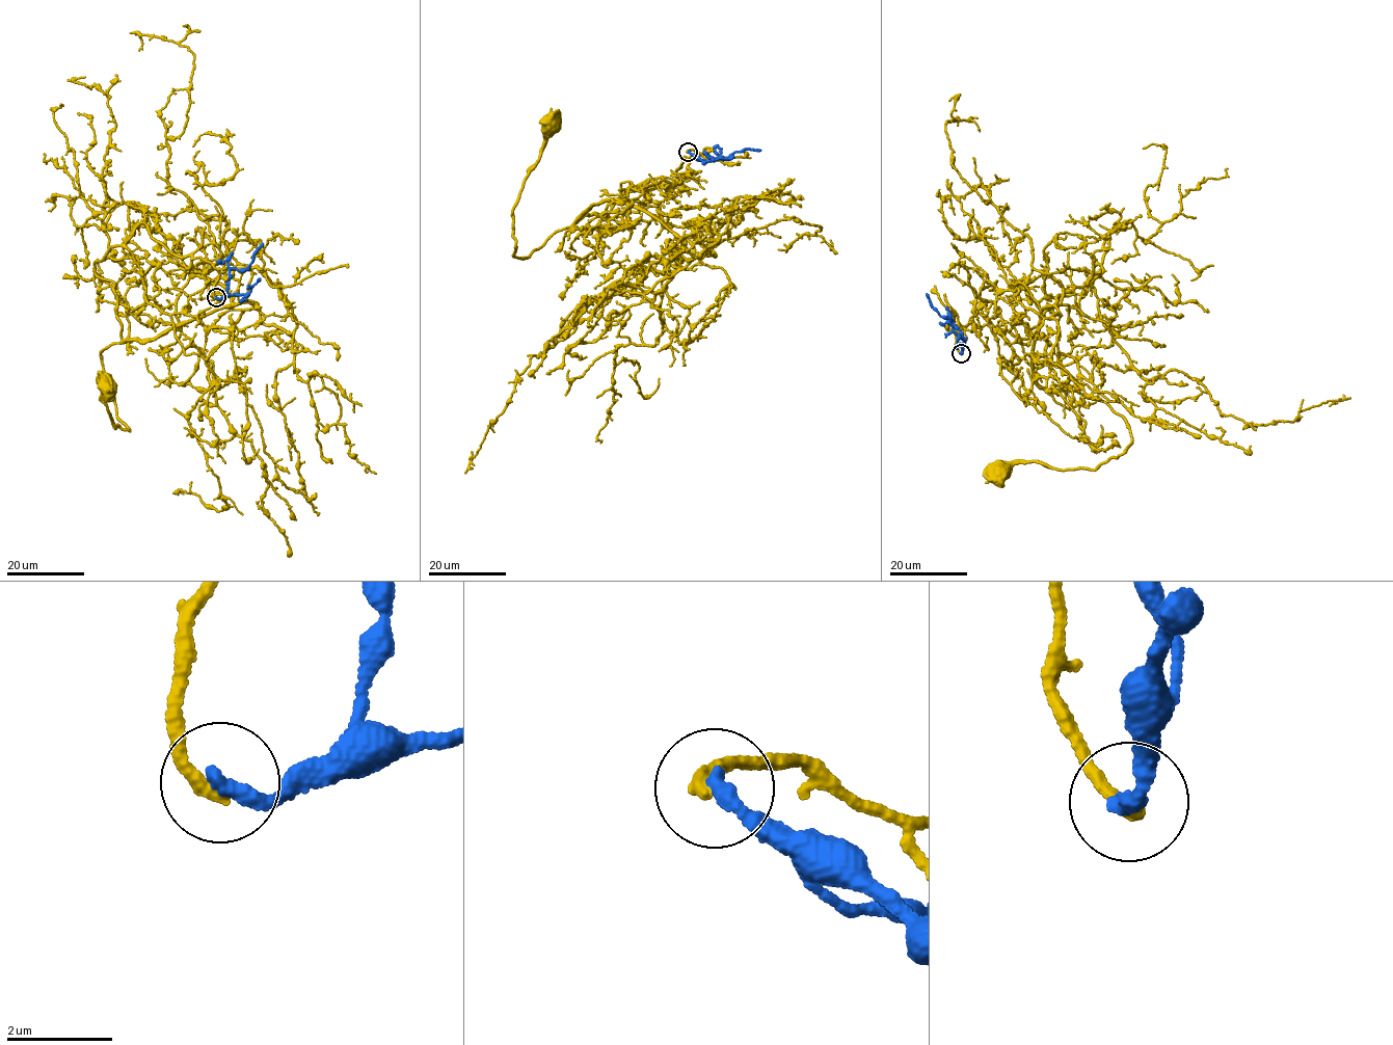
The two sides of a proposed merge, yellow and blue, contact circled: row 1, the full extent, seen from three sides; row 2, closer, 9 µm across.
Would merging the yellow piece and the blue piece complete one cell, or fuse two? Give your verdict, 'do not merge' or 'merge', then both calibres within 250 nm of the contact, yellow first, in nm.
do not merge; calibres 300 and 360 nm

